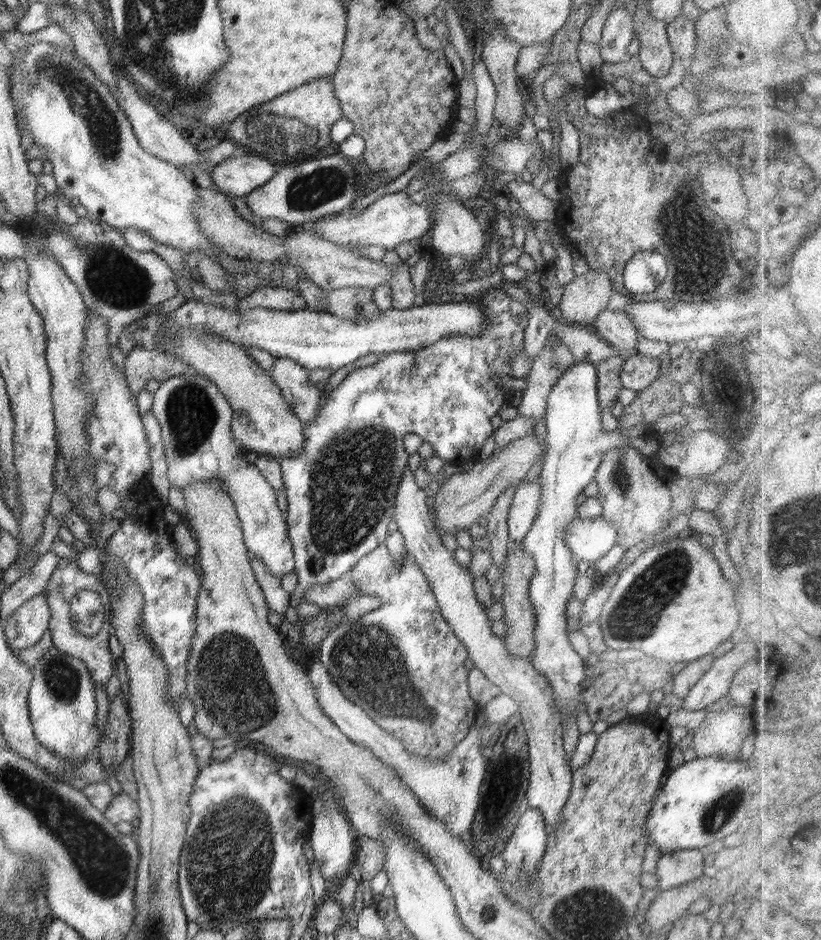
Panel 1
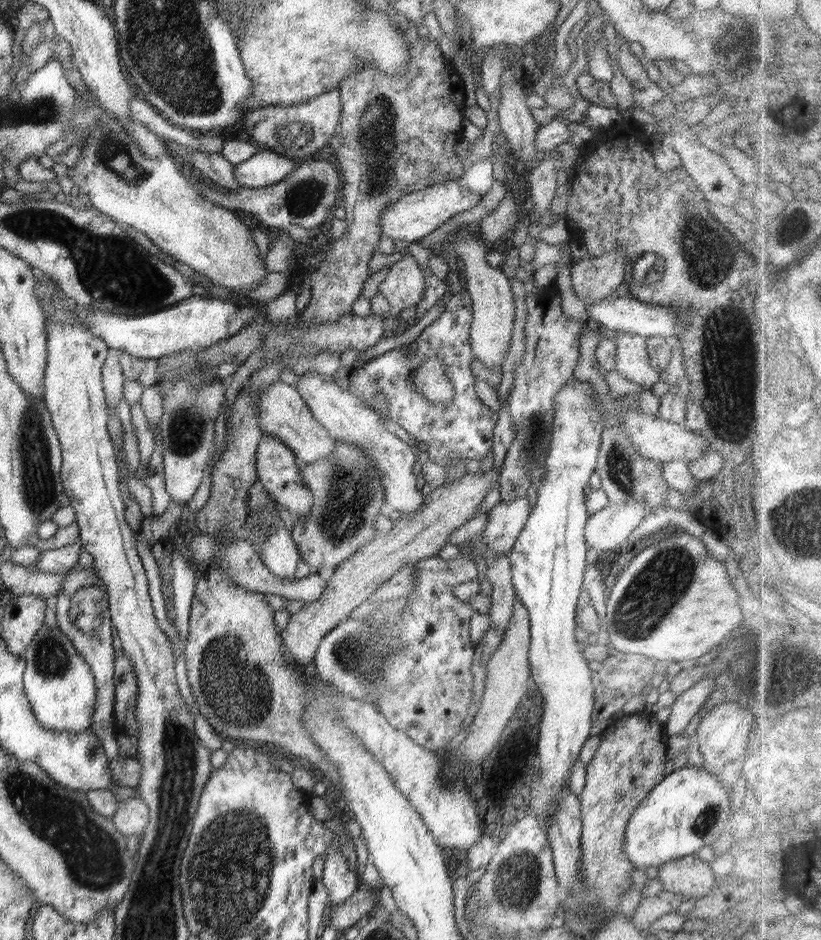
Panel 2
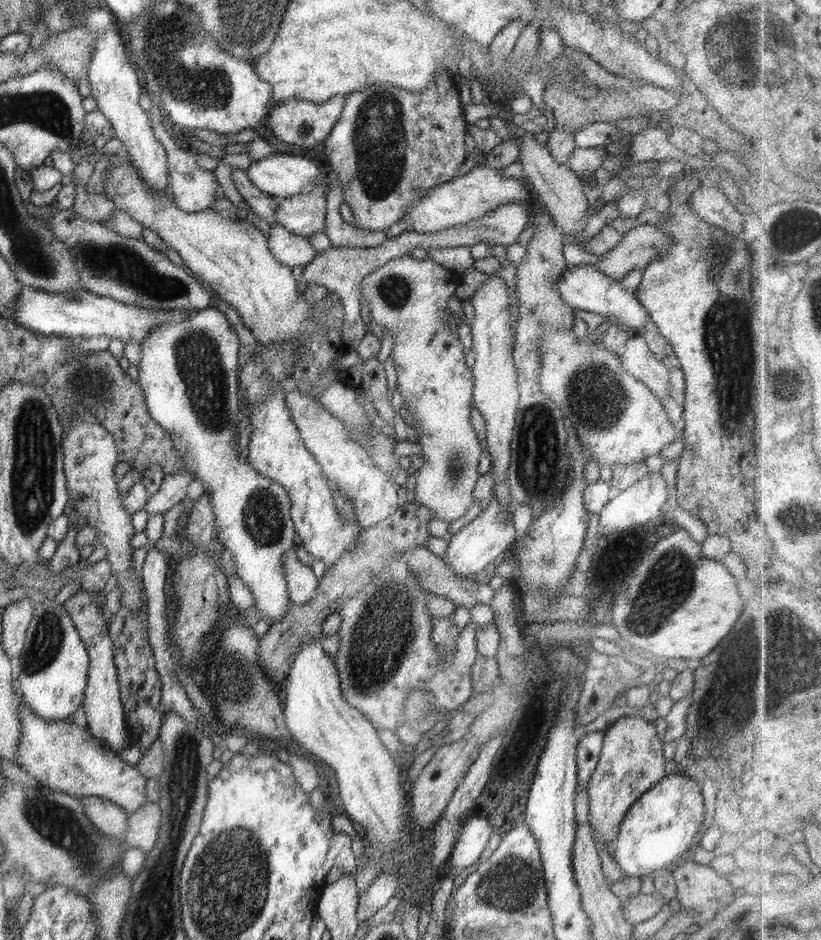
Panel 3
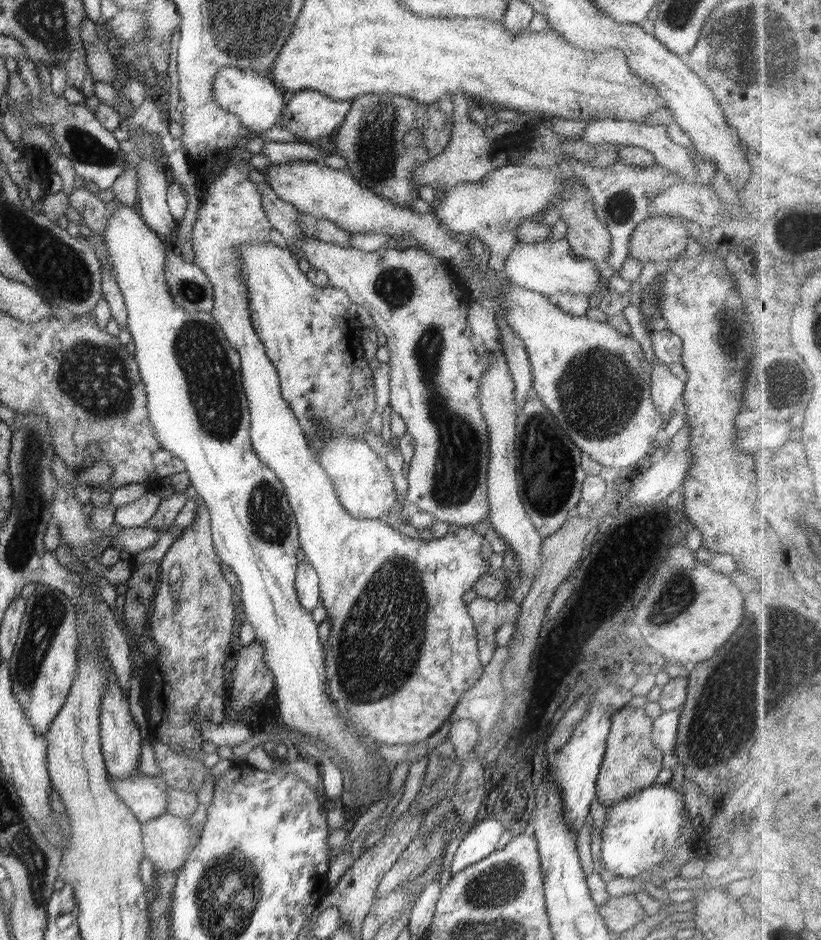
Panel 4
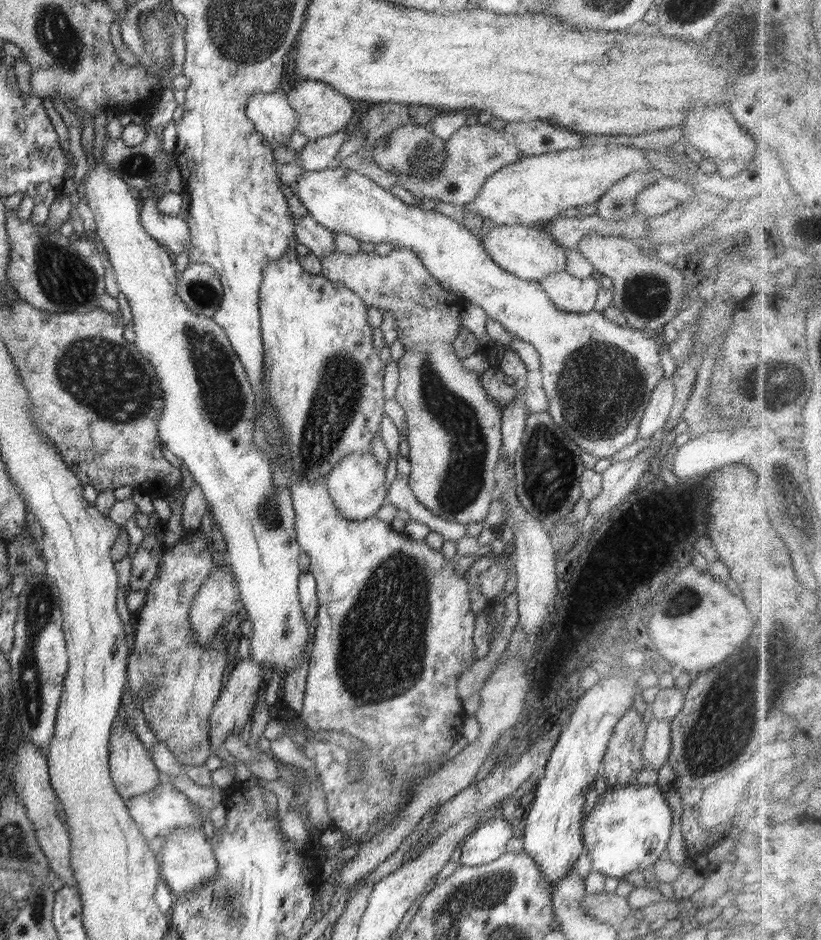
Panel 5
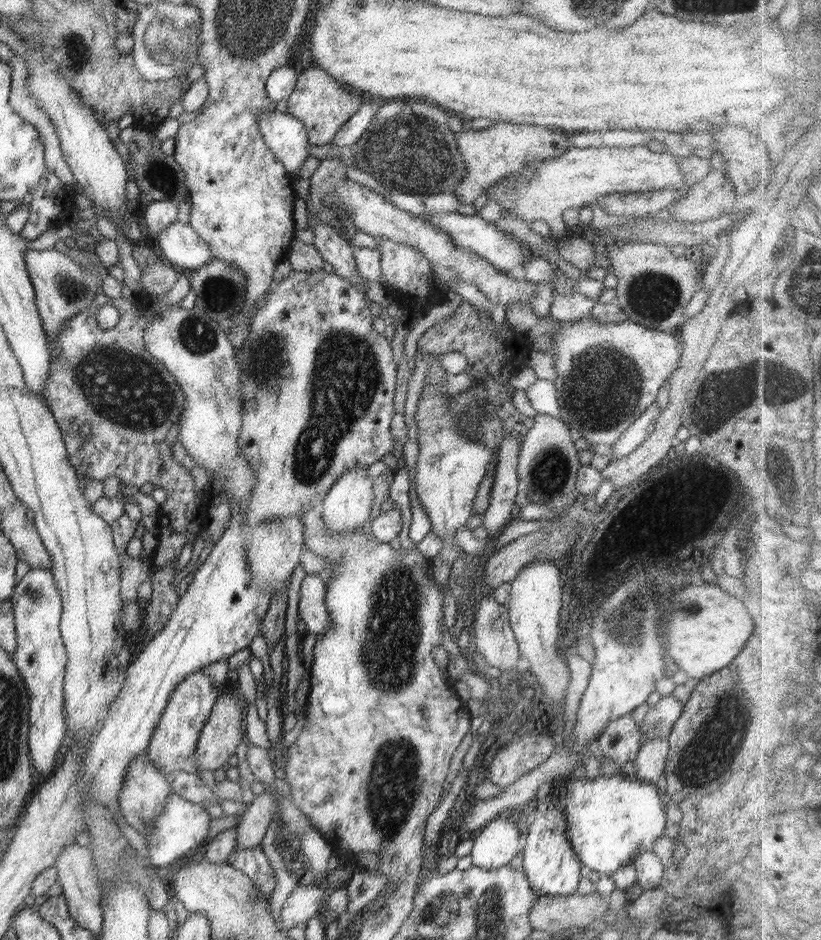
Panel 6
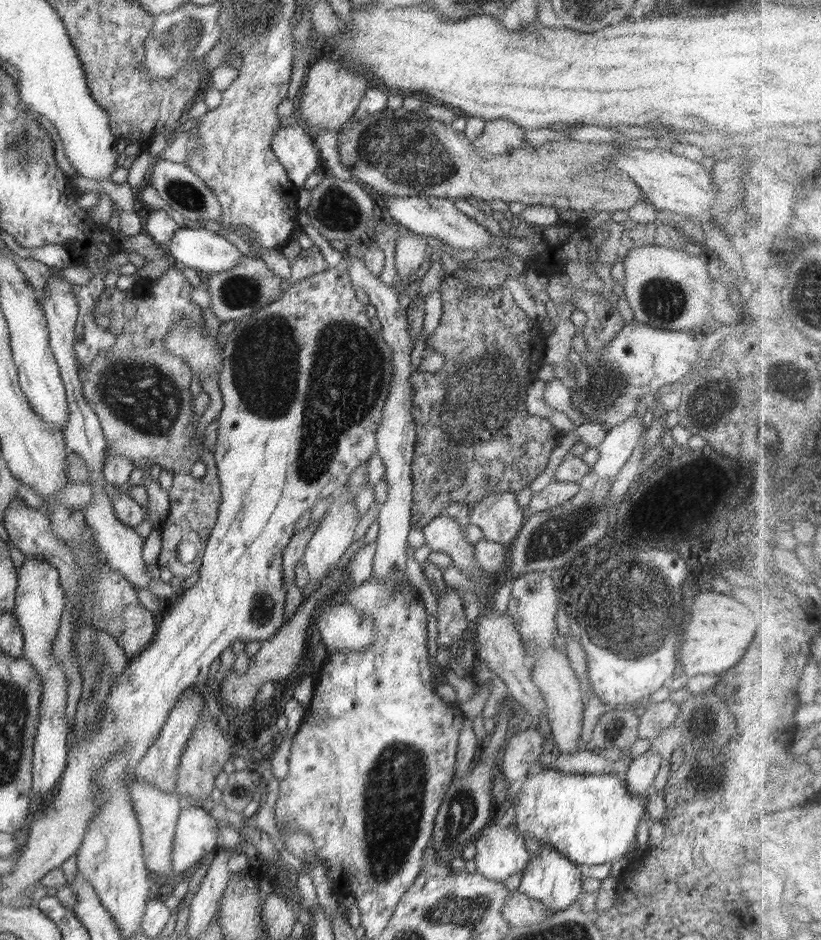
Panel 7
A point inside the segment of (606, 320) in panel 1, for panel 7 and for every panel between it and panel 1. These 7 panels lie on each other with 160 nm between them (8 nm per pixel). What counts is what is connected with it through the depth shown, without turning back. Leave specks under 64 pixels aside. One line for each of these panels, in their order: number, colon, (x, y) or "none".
2: (631, 357)
3: (636, 359)
4: (666, 389)
5: (662, 400)
6: (644, 425)
7: (616, 448)

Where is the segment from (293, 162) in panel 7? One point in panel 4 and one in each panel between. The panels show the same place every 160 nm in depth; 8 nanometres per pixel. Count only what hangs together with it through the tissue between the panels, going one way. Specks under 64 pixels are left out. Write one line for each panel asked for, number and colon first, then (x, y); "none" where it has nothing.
4: (256, 100)
5: (270, 113)
6: (286, 136)

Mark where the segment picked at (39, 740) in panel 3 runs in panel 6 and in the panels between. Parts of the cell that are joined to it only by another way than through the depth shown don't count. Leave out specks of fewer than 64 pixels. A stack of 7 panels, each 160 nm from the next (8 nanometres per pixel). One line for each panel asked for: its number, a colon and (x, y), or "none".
4: (145, 795)
5: (158, 813)
6: (183, 826)

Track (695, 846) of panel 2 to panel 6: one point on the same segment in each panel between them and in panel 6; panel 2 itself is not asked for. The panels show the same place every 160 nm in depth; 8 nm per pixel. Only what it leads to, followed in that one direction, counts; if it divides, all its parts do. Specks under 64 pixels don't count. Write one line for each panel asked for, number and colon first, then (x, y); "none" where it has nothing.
3: (665, 822)
4: (639, 832)
5: (628, 829)
6: (610, 820)

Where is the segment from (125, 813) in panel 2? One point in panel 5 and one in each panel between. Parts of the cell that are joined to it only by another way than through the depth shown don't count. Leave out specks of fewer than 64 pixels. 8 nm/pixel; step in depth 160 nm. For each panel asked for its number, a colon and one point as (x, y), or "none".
3: (143, 824)
4: (168, 840)
5: (187, 861)

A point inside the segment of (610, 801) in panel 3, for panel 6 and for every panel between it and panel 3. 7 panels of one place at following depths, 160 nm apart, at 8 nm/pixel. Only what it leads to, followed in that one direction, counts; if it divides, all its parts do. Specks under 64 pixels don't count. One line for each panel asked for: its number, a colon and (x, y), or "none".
4: (631, 762)
5: (623, 760)
6: (620, 741)

